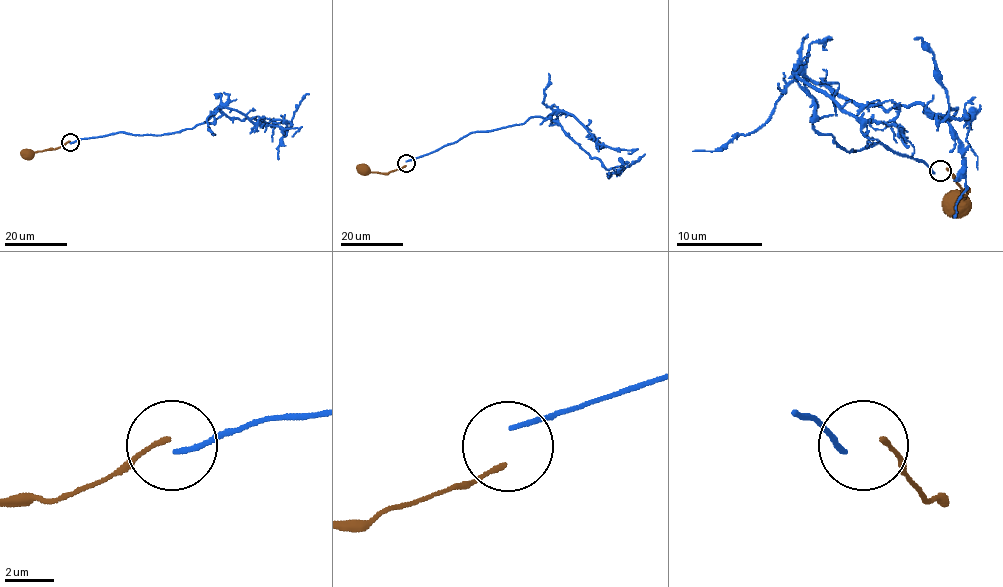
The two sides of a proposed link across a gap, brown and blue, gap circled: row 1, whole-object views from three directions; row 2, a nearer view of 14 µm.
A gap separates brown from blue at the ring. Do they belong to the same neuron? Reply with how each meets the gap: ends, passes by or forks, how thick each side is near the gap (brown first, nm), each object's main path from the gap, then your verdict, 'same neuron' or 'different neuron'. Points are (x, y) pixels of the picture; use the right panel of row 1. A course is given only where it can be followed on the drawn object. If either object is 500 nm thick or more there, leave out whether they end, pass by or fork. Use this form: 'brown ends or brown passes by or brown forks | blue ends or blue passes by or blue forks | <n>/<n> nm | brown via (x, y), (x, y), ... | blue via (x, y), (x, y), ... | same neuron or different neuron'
brown ends | blue ends | 200/180 nm | brown via (946, 168), (967, 190), (963, 199), (956, 201) | blue via (935, 173), (812, 126), (814, 80), (948, 119), (956, 108), (937, 117), (941, 74), (913, 40) | different neuron

